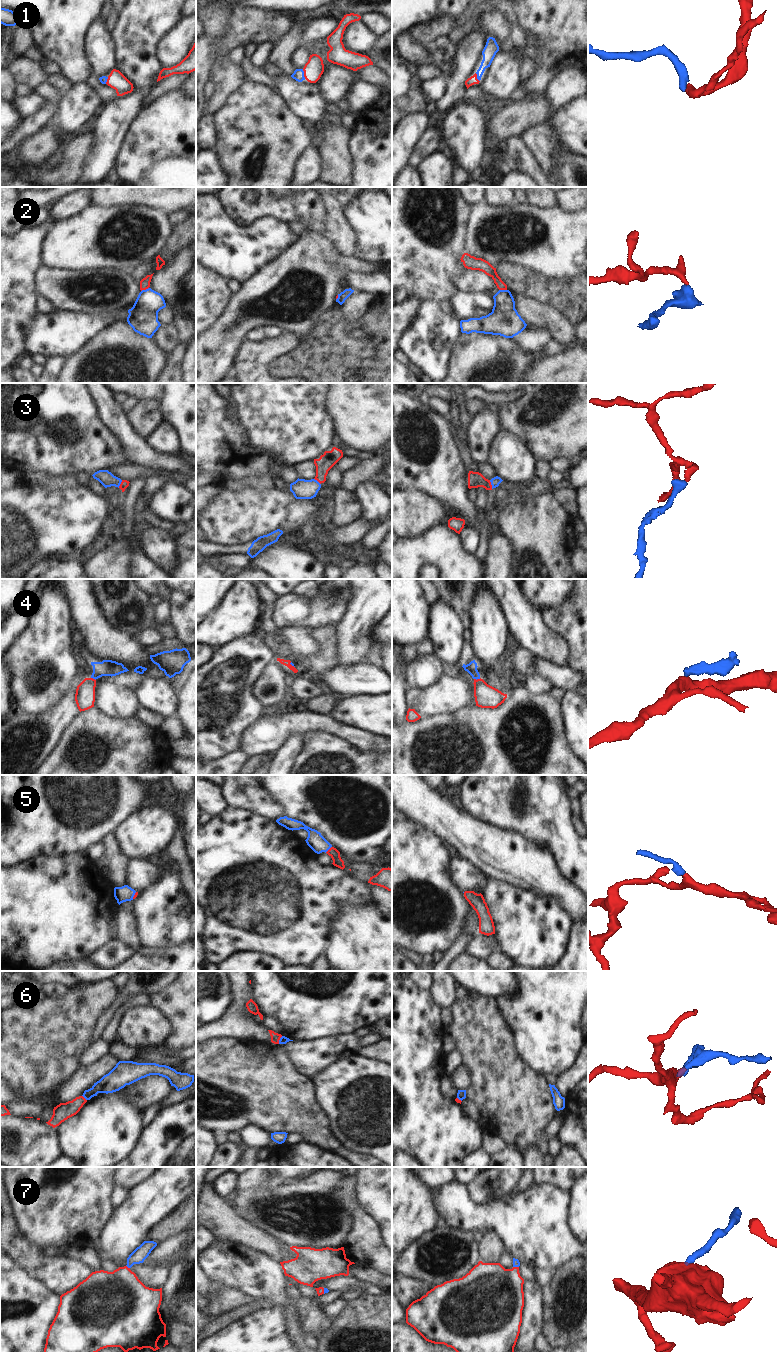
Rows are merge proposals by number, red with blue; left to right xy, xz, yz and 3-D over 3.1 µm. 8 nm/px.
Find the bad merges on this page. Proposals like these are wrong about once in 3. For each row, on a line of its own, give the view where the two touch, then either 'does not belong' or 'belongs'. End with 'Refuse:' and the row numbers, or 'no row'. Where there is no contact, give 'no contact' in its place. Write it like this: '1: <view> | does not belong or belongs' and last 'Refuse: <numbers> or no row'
1: xz | belongs
2: xy | does not belong
3: yz | belongs
4: yz | does not belong
5: xz | belongs
6: xz | does not belong
7: xy | belongs
Refuse: 2, 4, 6

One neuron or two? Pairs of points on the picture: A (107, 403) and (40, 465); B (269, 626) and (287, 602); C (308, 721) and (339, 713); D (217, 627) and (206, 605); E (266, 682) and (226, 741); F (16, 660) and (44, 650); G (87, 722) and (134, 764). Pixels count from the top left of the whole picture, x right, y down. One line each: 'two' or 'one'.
A: two
B: two
C: two
D: two
E: two
F: one
G: one

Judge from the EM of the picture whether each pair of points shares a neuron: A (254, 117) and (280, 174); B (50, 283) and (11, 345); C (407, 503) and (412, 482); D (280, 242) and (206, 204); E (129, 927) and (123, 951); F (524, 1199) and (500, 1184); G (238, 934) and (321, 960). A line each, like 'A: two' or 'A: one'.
A: one
B: two
C: two
D: one
E: two
F: two
G: two

